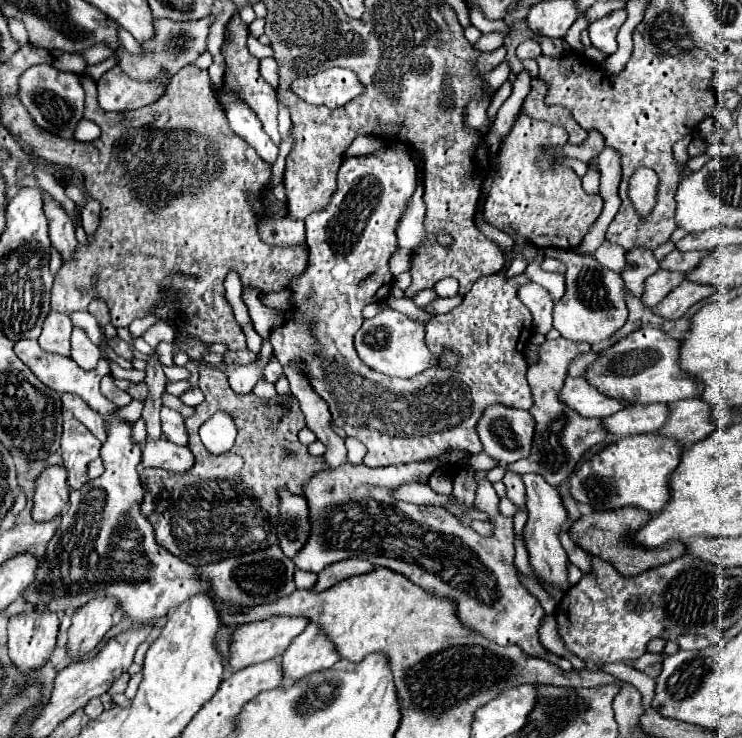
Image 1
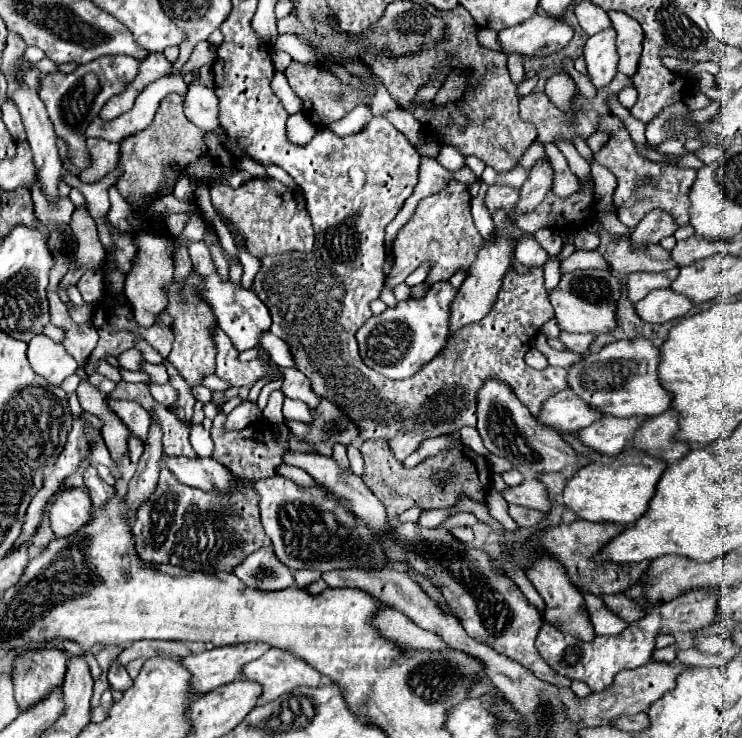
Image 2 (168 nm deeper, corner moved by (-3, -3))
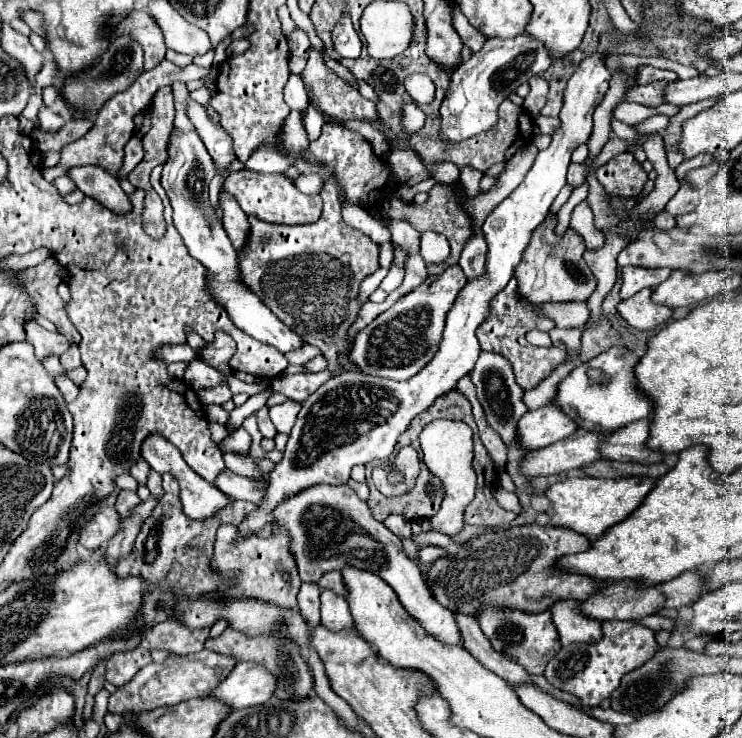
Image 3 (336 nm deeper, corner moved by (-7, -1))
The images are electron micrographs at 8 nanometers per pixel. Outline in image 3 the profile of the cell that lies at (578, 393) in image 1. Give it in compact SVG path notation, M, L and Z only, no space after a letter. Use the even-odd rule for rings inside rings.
M550 402L538 410L526 412L518 422L518 444L520 448L538 450L550 446L568 434L574 434L578 424L562 412L556 402Z

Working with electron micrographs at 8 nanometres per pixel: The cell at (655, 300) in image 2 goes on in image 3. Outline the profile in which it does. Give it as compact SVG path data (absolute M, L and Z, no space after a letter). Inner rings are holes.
M644 288L638 294L634 294L628 300L622 300L618 310L620 316L624 316L624 320L632 322L634 328L638 330L652 330L658 324L670 320L672 316L672 308L664 306L664 304L656 304L652 300L652 288Z

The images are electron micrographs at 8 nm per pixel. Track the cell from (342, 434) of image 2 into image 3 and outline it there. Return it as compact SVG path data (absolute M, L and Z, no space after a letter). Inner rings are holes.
M594 52L580 62L578 70L572 74L564 90L564 106L560 110L562 124L552 136L552 144L546 150L538 152L534 166L526 174L524 182L488 214L482 226L484 240L488 244L484 274L468 280L468 286L458 292L456 302L448 312L444 338L436 356L410 380L396 382L388 378L366 376L362 372L346 372L322 384L306 402L302 402L302 410L290 432L284 458L268 476L268 492L264 496L264 502L238 526L242 536L250 536L260 530L260 526L272 522L270 510L282 498L288 498L314 484L346 484L346 480L350 478L350 470L356 464L366 464L370 460L386 462L394 450L396 438L408 428L410 420L432 406L438 396L454 390L458 380L474 368L480 356L476 328L488 318L492 298L500 290L504 290L514 276L514 270L522 260L532 232L546 218L550 204L566 186L570 154L580 144L586 144L590 138L592 114L606 96L612 76L612 72L604 64L604 58L604 54Z

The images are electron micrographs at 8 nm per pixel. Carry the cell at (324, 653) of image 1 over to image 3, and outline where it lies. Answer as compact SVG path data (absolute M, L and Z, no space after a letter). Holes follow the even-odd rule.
M238 662L232 674L212 692L232 710L262 706L274 696L276 676L258 662Z

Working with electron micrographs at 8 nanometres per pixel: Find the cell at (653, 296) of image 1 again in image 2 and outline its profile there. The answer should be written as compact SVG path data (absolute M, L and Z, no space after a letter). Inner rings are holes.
M678 268L664 270L664 272L634 272L628 276L628 282L626 282L628 300L636 302L654 288L670 288L676 276L678 276Z

